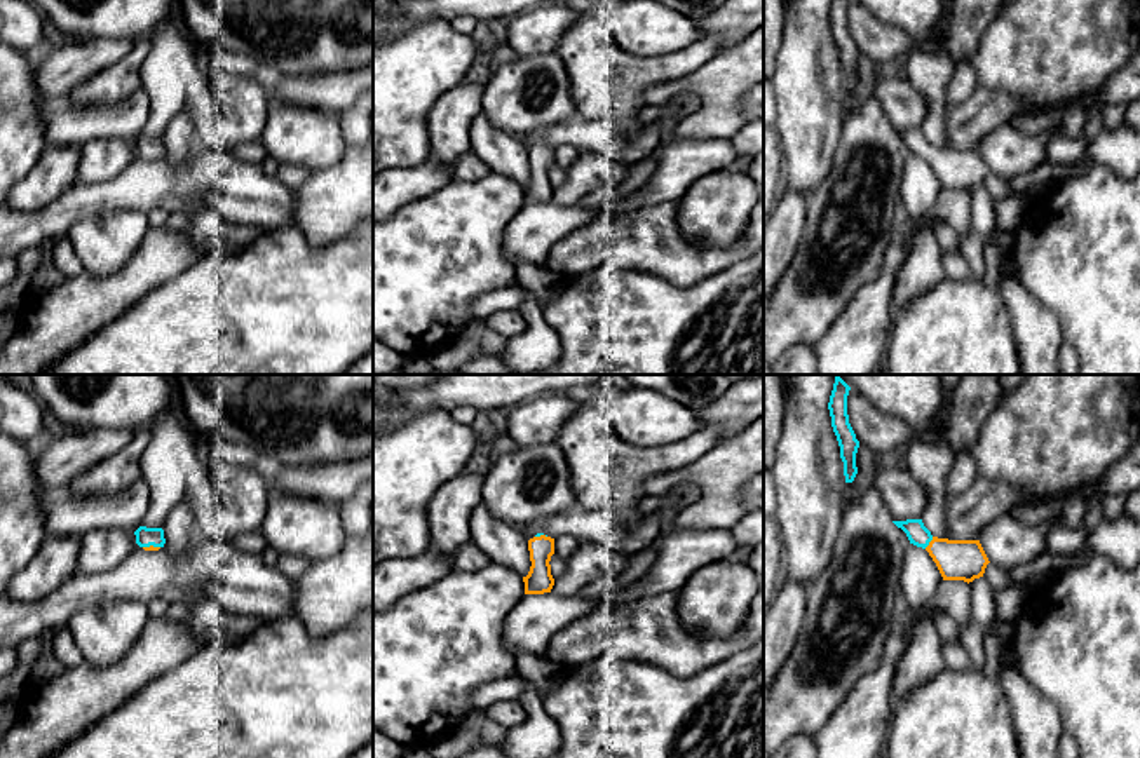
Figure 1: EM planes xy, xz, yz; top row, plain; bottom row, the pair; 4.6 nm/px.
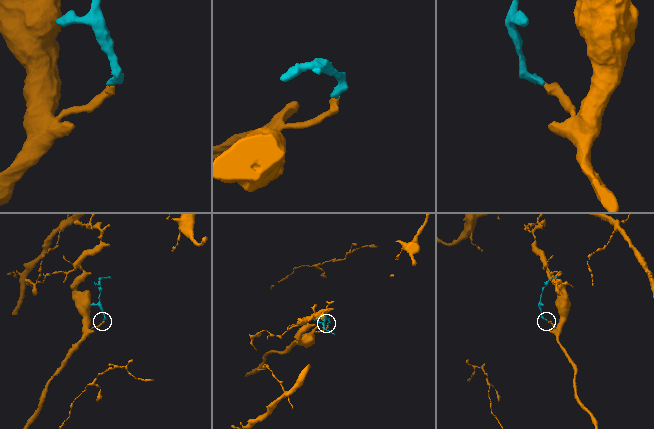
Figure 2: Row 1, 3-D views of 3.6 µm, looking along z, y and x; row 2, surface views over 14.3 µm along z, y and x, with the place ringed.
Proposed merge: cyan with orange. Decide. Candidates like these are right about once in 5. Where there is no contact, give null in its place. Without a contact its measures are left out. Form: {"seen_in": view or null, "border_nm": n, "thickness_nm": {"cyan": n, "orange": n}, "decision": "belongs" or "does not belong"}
{"seen_in": "yz", "border_nm": 70, "thickness_nm": {"cyan": 100, "orange": 190}, "decision": "belongs"}

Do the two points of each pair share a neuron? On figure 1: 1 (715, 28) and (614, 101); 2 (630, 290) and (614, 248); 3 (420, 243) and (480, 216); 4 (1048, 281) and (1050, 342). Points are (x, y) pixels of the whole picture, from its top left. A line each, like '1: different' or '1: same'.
1: different
2: different
3: same
4: different

